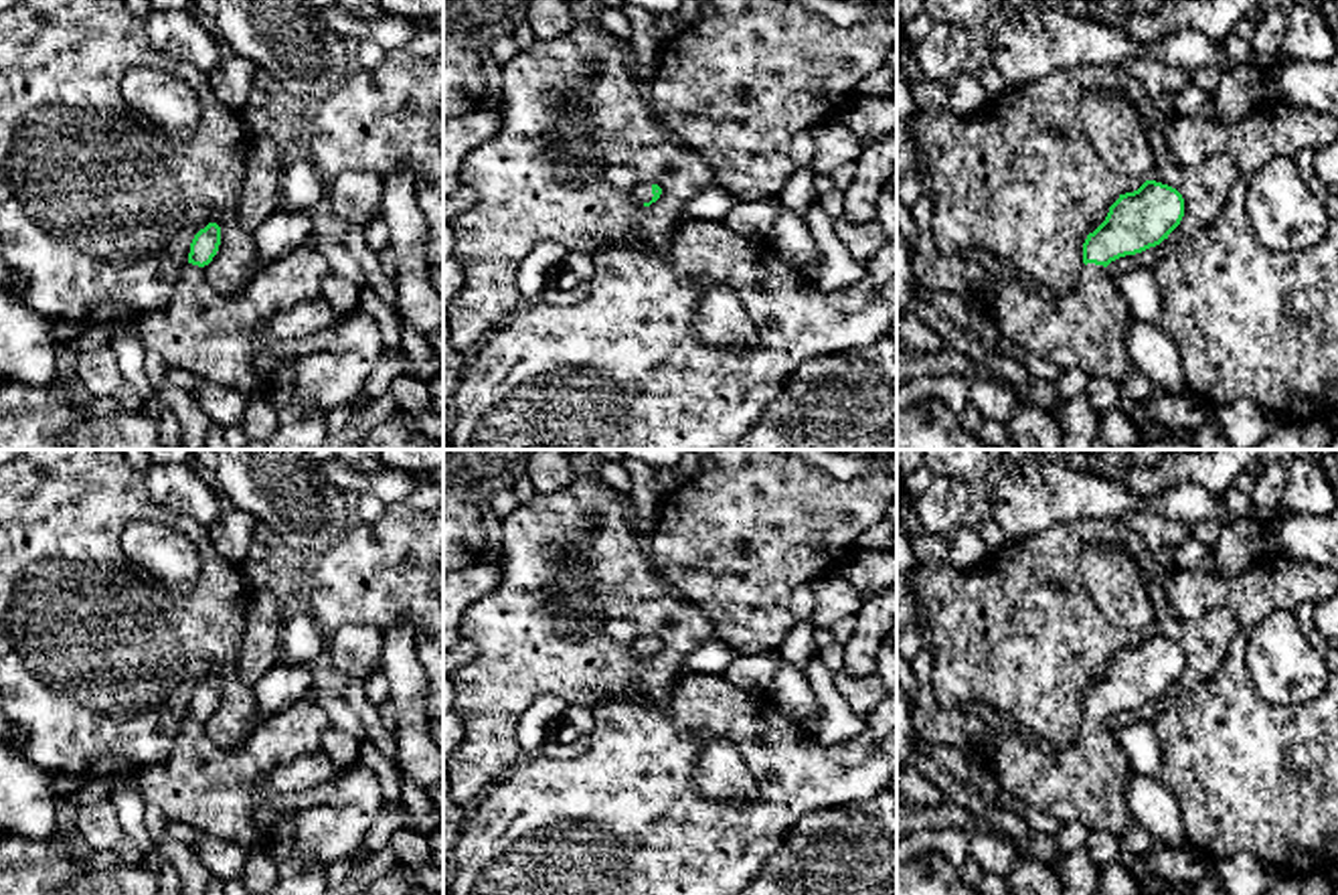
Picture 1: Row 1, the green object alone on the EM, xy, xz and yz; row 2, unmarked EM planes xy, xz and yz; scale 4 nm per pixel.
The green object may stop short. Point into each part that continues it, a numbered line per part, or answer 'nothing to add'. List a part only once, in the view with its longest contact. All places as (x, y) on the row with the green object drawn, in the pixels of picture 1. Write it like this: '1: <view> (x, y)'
1: xz (642, 193)

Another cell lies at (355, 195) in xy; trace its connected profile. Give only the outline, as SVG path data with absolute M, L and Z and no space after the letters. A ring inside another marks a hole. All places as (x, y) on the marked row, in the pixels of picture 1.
M346 170L326 182L332 211L350 225L368 227L381 217L383 178L366 170Z

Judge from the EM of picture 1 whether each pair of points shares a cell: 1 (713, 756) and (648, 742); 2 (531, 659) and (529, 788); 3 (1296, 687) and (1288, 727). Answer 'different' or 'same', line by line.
1: different
2: different
3: different

